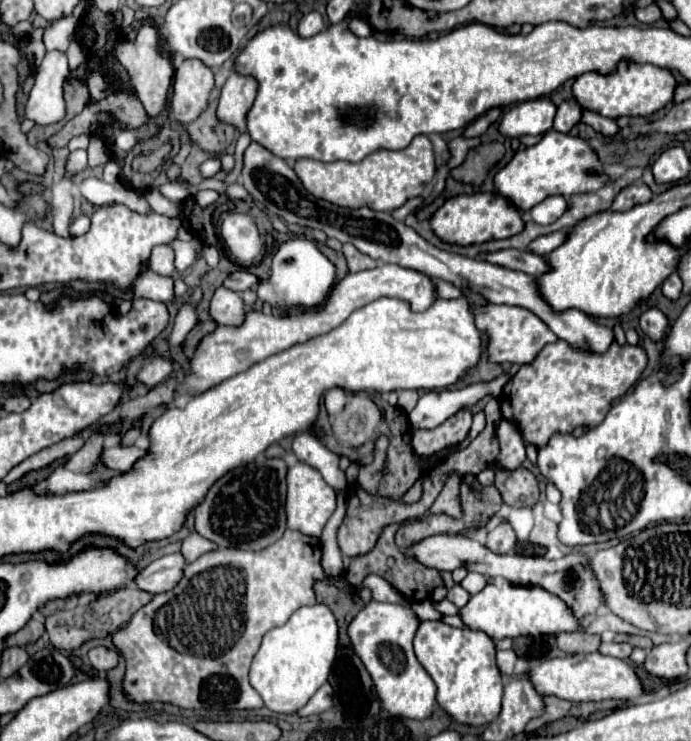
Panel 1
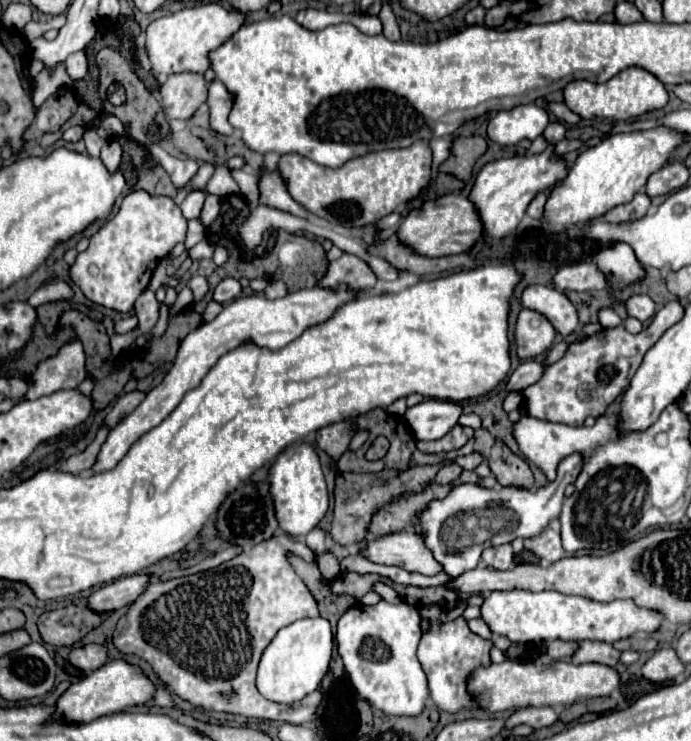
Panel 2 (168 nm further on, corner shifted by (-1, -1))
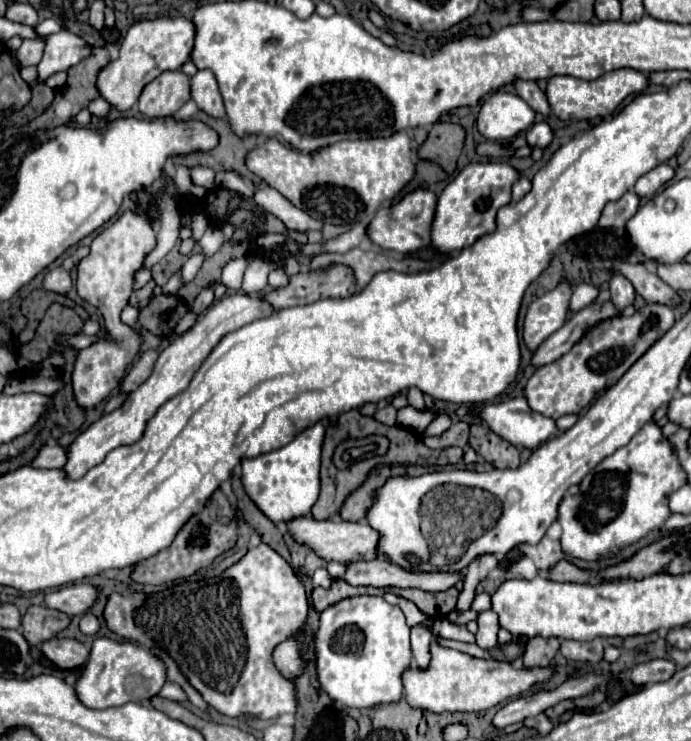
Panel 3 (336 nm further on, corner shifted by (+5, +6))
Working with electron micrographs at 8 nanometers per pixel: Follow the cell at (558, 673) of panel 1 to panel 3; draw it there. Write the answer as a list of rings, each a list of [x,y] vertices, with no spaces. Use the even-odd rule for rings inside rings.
[[[430,641],[430,663],[420,669],[418,665],[410,665],[402,673],[402,697],[414,709],[430,711],[430,713],[456,713],[456,711],[486,711],[498,705],[504,699],[518,697],[528,691],[534,683],[542,683],[550,679],[552,669],[532,669],[532,673],[524,673],[524,669],[514,669],[508,661],[494,661],[490,657],[476,659],[472,655],[460,653],[456,649],[442,647],[436,641]]]

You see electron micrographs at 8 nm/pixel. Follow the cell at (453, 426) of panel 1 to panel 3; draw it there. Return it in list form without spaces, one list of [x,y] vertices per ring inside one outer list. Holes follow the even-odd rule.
[[[458,421],[448,431],[444,431],[442,435],[426,437],[424,443],[432,449],[444,449],[444,447],[452,447],[452,445],[458,445],[458,447],[464,449],[468,445],[468,423]]]

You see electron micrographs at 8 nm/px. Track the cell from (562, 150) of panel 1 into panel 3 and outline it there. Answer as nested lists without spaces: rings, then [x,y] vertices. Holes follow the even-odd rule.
[[[470,163],[464,167],[438,195],[436,213],[430,229],[432,249],[440,253],[454,253],[470,247],[484,233],[496,229],[496,211],[510,203],[510,191],[516,183],[518,171],[508,163]]]

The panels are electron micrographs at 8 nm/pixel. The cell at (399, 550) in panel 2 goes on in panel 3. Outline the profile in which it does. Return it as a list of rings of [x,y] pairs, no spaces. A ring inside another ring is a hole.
[[[294,517],[286,521],[290,537],[308,549],[312,549],[320,559],[328,561],[338,561],[338,563],[348,563],[348,561],[362,561],[364,557],[376,557],[376,531],[368,529],[364,521],[352,523],[352,521],[342,521],[340,517],[330,517],[326,521],[316,521],[312,517]]]

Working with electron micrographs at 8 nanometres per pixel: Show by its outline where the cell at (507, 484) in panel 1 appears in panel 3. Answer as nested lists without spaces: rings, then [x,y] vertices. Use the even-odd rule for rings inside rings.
[[[478,423],[472,425],[470,441],[476,447],[476,451],[480,447],[484,459],[488,463],[492,463],[496,469],[510,469],[510,467],[514,469],[516,465],[520,465],[520,453],[518,453],[518,449],[512,443],[504,441],[502,437],[498,437],[496,433],[492,433],[482,423],[480,425]]]

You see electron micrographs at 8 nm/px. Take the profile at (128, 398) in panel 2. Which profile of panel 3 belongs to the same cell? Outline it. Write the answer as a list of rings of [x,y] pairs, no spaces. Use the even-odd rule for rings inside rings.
[[[154,349],[144,351],[142,357],[140,357],[140,359],[134,363],[134,367],[130,369],[130,373],[124,377],[124,381],[122,381],[122,391],[126,391],[126,393],[136,391],[136,389],[150,377],[156,359],[158,359],[158,351],[154,351]]]

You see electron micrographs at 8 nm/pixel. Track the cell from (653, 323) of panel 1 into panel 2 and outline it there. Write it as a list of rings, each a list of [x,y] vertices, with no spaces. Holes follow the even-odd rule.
[[[632,296],[626,302],[626,308],[628,308],[628,316],[638,318],[642,322],[646,322],[648,318],[652,318],[656,314],[656,304],[652,302],[650,296]]]

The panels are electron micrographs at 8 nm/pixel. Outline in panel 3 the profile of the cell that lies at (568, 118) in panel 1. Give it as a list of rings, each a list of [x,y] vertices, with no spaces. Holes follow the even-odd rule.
[[[534,123],[528,131],[526,131],[526,143],[528,147],[540,147],[544,149],[548,143],[552,141],[552,131],[546,123]]]

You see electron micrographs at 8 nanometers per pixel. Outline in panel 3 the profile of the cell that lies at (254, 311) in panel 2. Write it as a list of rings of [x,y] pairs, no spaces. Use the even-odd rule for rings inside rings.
[[[228,295],[228,297],[222,297],[220,301],[216,301],[202,317],[198,317],[198,321],[192,325],[192,329],[188,329],[186,333],[172,339],[172,343],[160,353],[150,379],[144,381],[136,391],[132,391],[122,407],[100,417],[96,423],[92,423],[86,431],[82,431],[64,449],[66,451],[66,463],[62,467],[64,475],[68,479],[80,479],[88,469],[100,465],[100,461],[104,461],[104,457],[112,449],[136,443],[142,437],[148,421],[156,415],[156,411],[168,399],[182,393],[190,385],[190,377],[194,377],[194,373],[200,369],[200,365],[204,363],[208,353],[218,345],[218,341],[224,335],[240,329],[246,323],[266,317],[270,313],[272,313],[272,307],[256,295]]]

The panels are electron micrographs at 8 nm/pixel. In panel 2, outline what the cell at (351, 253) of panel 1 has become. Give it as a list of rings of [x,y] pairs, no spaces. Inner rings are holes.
[[[342,254],[338,260],[330,262],[326,276],[320,280],[320,286],[334,288],[338,284],[350,284],[354,290],[364,290],[370,292],[376,284],[376,276],[370,270],[370,266],[360,260],[354,254]]]

